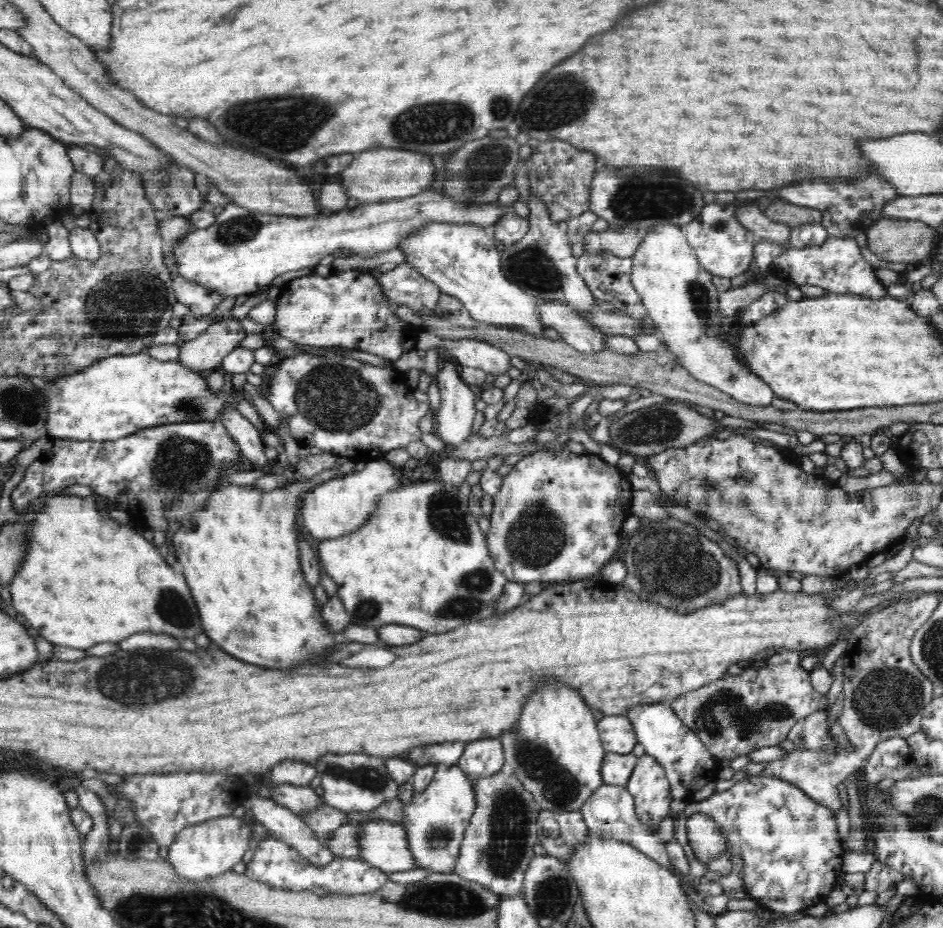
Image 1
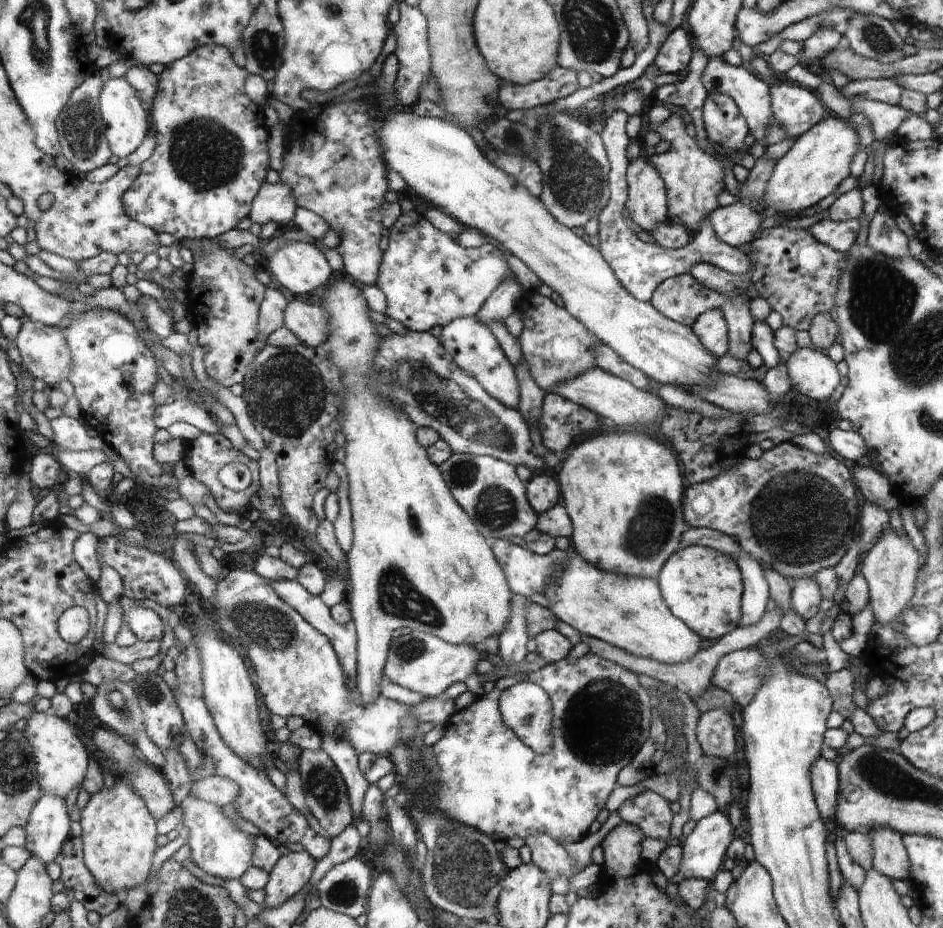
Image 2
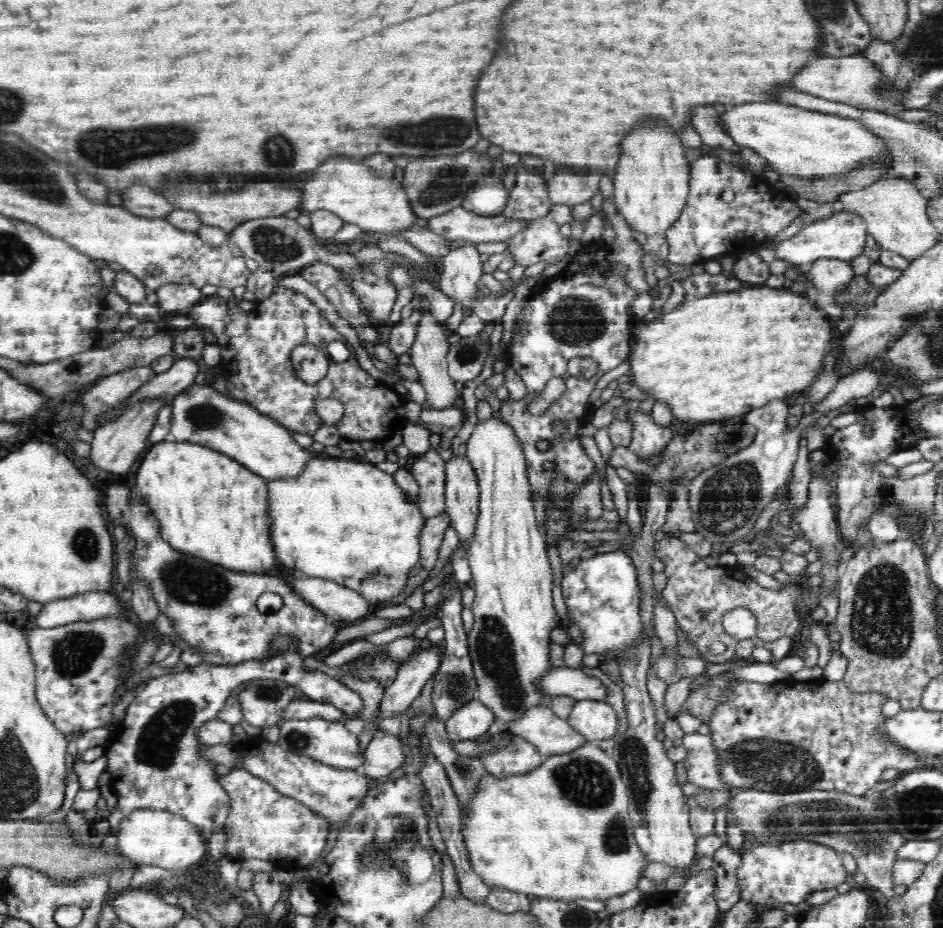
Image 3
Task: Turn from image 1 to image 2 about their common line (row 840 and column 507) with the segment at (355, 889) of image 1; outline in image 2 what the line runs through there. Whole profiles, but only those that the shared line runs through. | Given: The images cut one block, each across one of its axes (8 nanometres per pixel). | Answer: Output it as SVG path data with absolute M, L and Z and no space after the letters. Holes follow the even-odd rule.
M414 210L400 214L387 234L389 244L384 252L383 268L375 284L387 299L386 316L403 324L408 331L426 332L433 326L446 326L460 316L477 315L483 304L494 294L500 284L513 280L513 272L506 253L494 244L462 247L448 233L436 229L423 214Z

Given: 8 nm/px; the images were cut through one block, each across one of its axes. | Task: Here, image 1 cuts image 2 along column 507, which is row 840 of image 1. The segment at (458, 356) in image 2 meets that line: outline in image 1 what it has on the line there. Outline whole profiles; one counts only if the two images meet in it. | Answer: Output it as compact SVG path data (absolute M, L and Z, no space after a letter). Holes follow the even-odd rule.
M372 818L359 828L359 856L362 861L386 873L417 868L402 824Z

